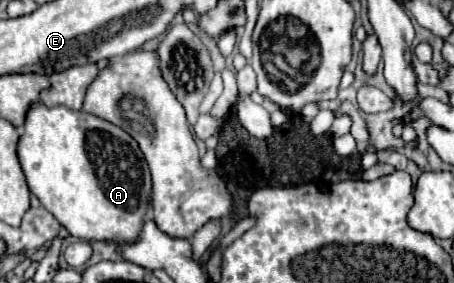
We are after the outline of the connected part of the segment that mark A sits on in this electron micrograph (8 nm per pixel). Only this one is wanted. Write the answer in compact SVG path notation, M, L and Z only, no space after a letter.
M36 103L28 111L26 125L18 141L18 157L30 191L72 237L114 245L132 245L140 239L142 227L152 215L152 177L138 143L124 129L86 111Z

